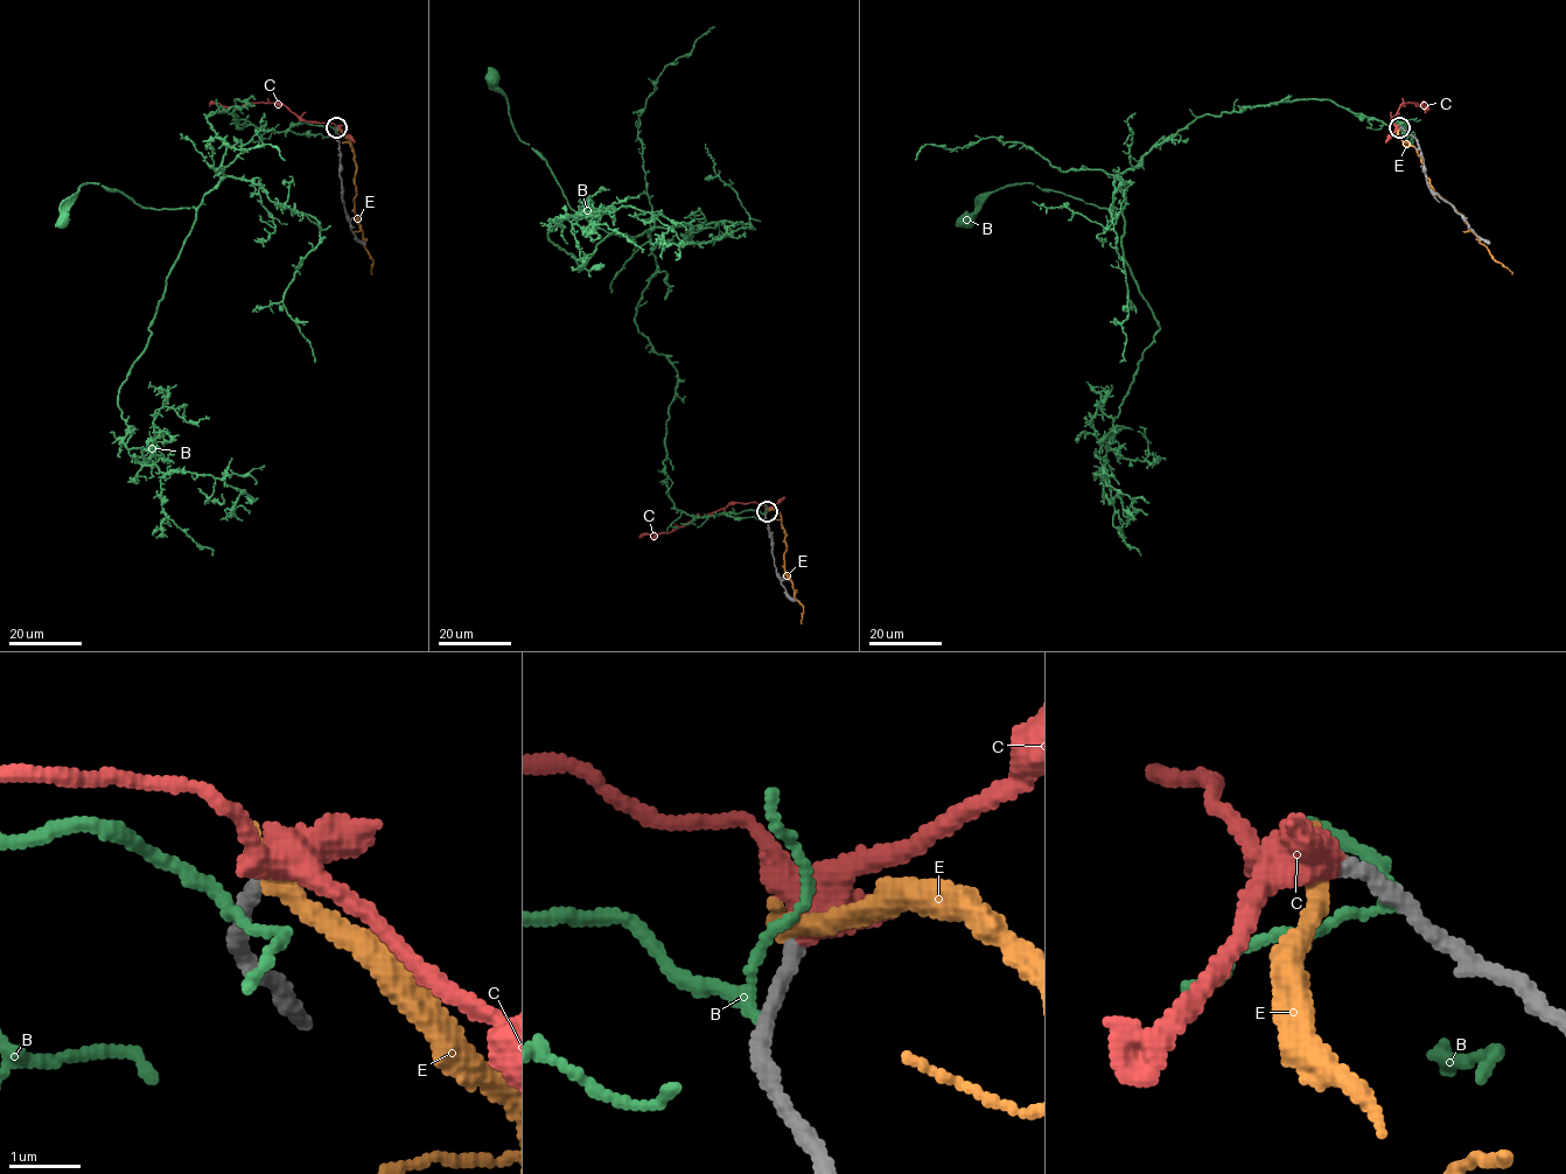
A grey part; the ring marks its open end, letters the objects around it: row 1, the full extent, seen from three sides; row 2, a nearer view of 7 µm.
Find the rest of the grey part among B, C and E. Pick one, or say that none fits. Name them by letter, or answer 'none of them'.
C

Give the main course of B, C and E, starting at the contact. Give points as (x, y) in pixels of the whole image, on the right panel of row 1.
B: (1404, 130), (1309, 98), (1203, 114), (1120, 173), (1121, 208), (1019, 183), (993, 191), (966, 221)
C: (1400, 127), (1391, 121), (1402, 104), (1423, 106), (1424, 103), (1426, 106)
E: (1399, 127), (1398, 135), (1405, 146), (1414, 147), (1432, 188), (1463, 216), (1490, 254), (1511, 274)

